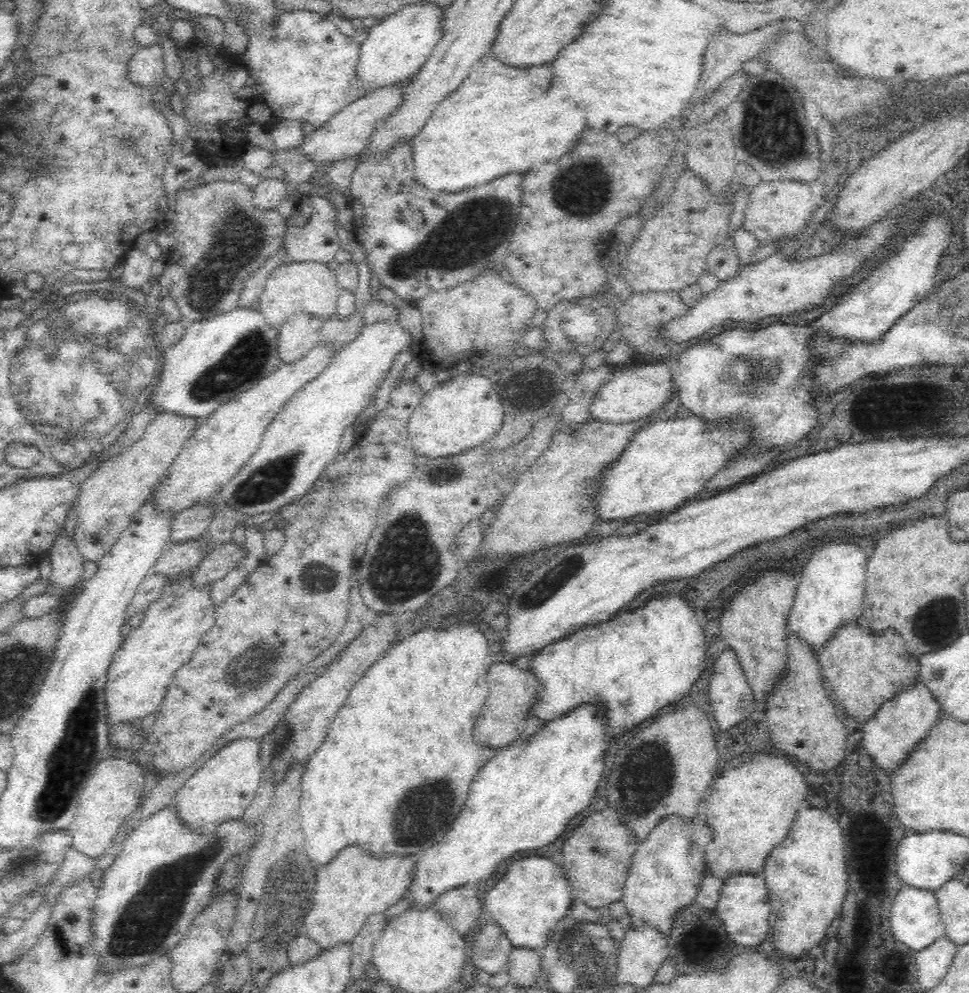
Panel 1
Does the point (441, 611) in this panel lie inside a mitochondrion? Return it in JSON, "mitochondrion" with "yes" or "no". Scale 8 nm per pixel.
{"mitochondrion":"no"}

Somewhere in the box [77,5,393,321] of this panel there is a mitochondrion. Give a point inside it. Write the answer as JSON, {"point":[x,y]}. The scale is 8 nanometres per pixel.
{"point":[210,280]}

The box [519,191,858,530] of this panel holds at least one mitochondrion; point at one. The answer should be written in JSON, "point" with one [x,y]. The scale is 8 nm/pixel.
{"point":[758,384]}

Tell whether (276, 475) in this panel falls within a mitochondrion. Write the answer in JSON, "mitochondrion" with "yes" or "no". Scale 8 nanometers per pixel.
{"mitochondrion":"yes"}

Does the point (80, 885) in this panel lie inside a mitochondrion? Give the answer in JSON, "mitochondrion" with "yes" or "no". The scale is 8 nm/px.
{"mitochondrion":"no"}

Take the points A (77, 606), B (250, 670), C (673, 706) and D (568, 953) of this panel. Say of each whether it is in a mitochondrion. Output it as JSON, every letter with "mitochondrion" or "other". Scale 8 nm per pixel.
{"A":"other","B":"mitochondrion","C":"other","D":"mitochondrion"}

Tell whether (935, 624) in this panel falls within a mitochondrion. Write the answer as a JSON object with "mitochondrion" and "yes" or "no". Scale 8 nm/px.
{"mitochondrion":"yes"}

